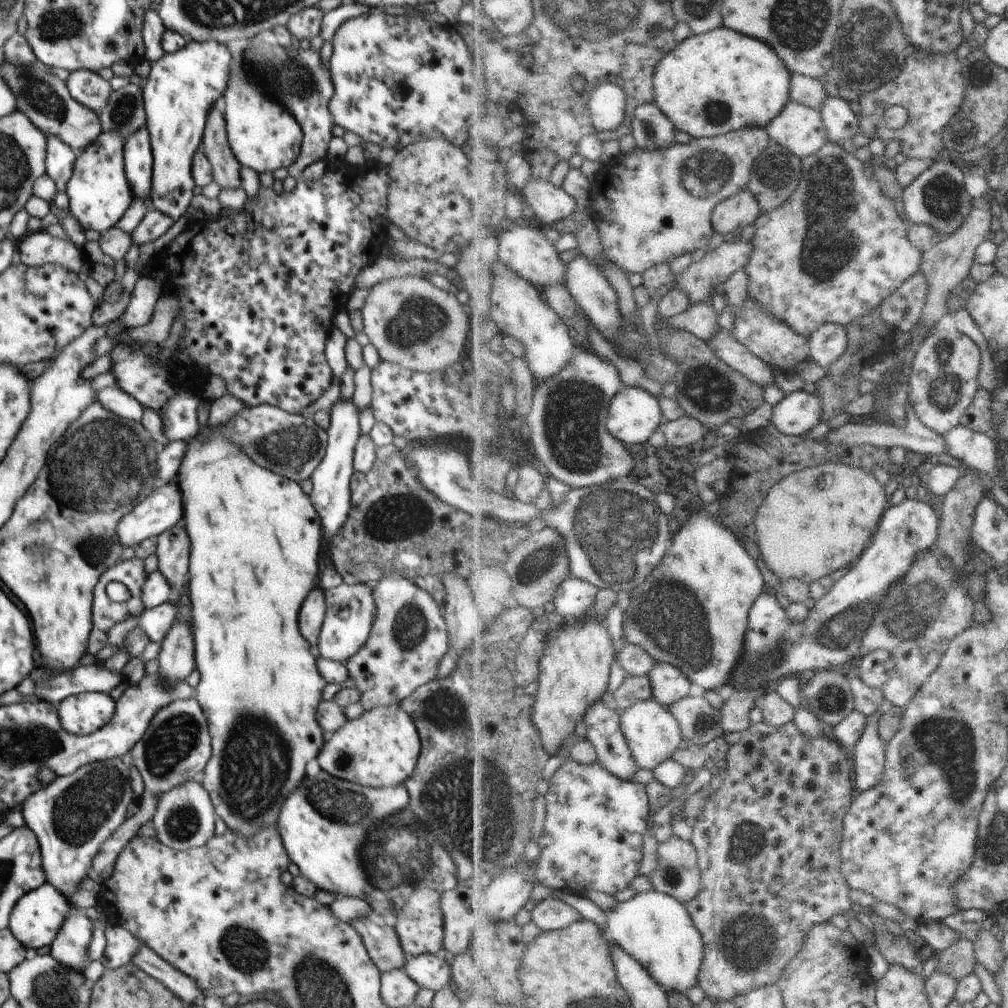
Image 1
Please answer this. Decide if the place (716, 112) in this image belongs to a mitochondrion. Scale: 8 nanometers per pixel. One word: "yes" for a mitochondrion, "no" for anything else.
yes

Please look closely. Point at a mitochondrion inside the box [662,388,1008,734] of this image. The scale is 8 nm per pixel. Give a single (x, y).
(920, 611)

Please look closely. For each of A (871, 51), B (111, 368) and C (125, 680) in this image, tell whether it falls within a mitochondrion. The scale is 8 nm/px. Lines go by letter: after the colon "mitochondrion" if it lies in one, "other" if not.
A: mitochondrion
B: other
C: other

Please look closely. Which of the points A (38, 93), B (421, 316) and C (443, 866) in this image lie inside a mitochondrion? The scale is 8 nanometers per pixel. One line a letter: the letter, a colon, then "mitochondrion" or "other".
A: mitochondrion
B: mitochondrion
C: mitochondrion

